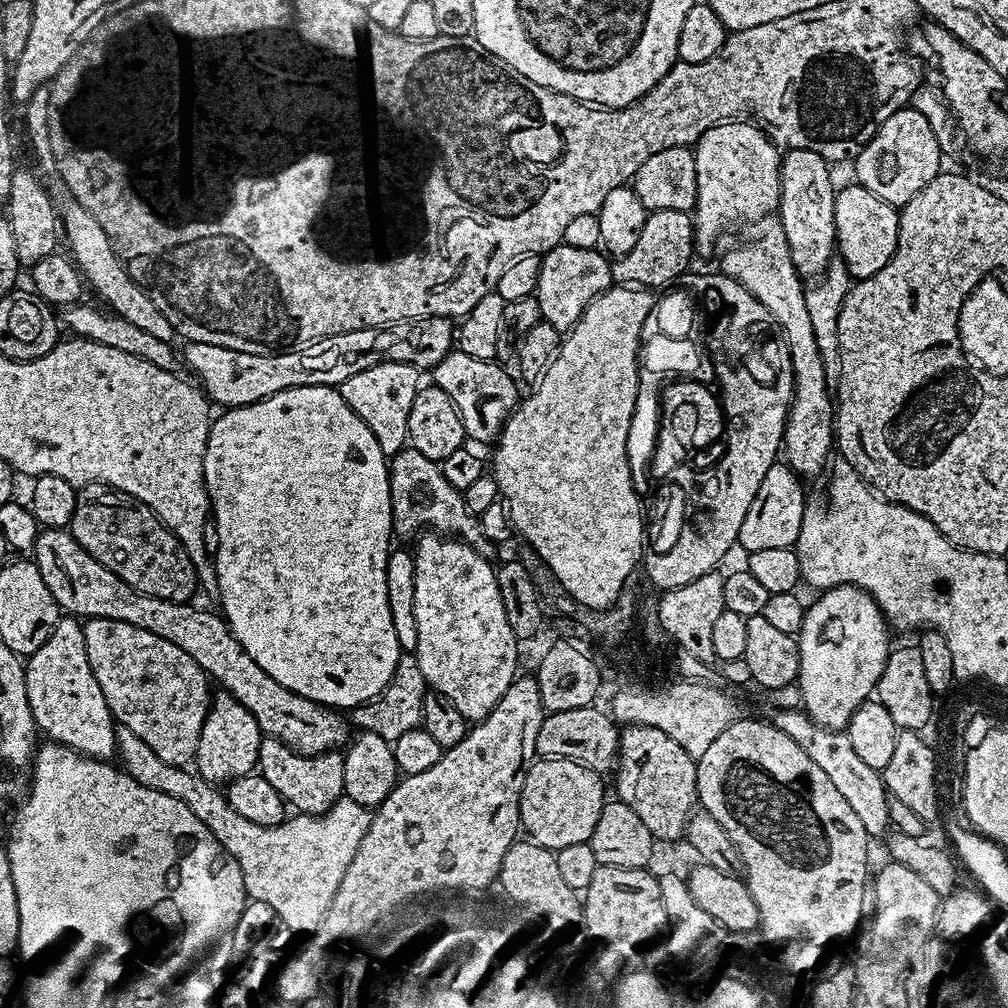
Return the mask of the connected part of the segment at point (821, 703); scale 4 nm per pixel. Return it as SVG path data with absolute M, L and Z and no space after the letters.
M843 584L833 588L825 588L813 604L807 605L804 621L798 633L800 646L800 675L798 687L800 704L805 714L814 723L833 730L847 729L854 710L862 706L865 700L875 693L876 683L884 667L890 651L888 644L889 625L884 614L876 605L876 599L866 590L855 588L853 584Z

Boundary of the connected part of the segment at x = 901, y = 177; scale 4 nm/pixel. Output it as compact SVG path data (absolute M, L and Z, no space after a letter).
M900 107L886 118L872 136L872 140L854 159L855 183L861 184L870 194L878 194L882 202L902 206L942 171L942 153L938 140L924 114L912 107Z

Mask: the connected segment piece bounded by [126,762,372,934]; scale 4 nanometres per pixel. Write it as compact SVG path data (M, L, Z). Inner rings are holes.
M151 763L127 765L126 771L142 786L178 798L178 802L190 806L201 822L206 822L210 834L238 862L248 900L267 902L287 931L315 932L342 882L342 874L346 874L346 866L354 862L354 854L358 854L358 846L366 838L372 812L358 802L342 798L321 816L292 814L283 824L267 828L242 818L230 806L227 795L195 771L179 764Z

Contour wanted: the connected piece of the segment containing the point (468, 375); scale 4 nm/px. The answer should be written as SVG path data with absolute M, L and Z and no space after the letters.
M458 350L448 352L436 367L431 369L430 376L432 376L431 383L435 387L450 394L462 418L465 437L469 441L477 440L480 444L491 445L499 437L505 422L518 403L517 381L514 376L512 381L511 374L496 360L470 358L470 354L462 354Z

